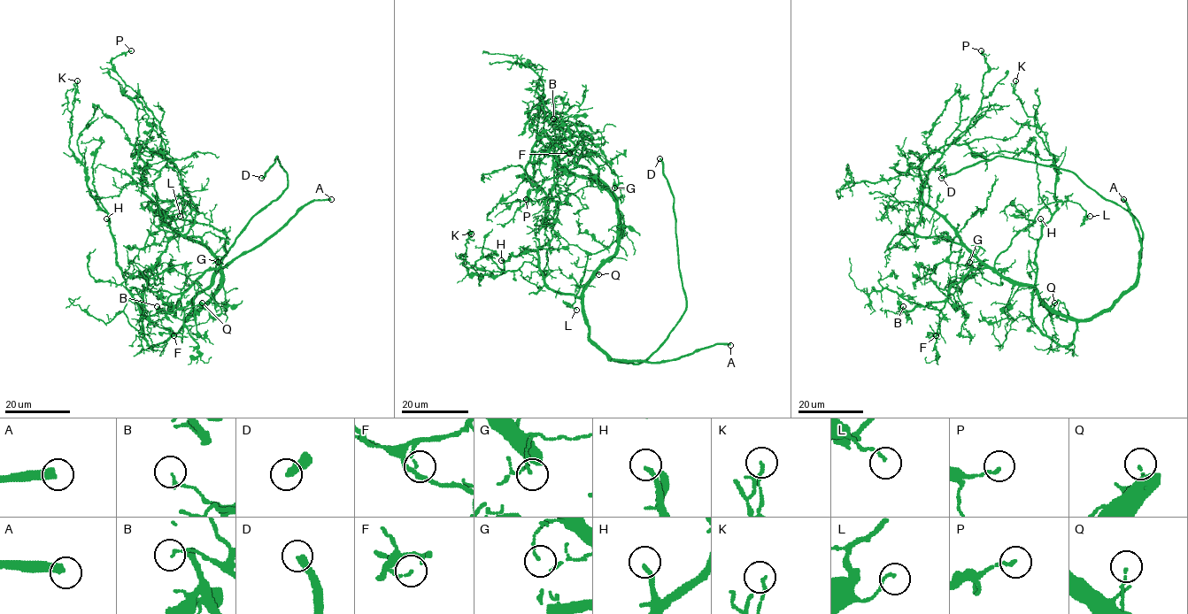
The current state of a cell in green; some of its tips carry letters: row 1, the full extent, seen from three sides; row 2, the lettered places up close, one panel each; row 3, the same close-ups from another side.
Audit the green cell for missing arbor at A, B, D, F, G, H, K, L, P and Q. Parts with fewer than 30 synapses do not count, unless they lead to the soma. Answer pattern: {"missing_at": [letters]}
{"missing_at": ["A", "D", "H"]}

